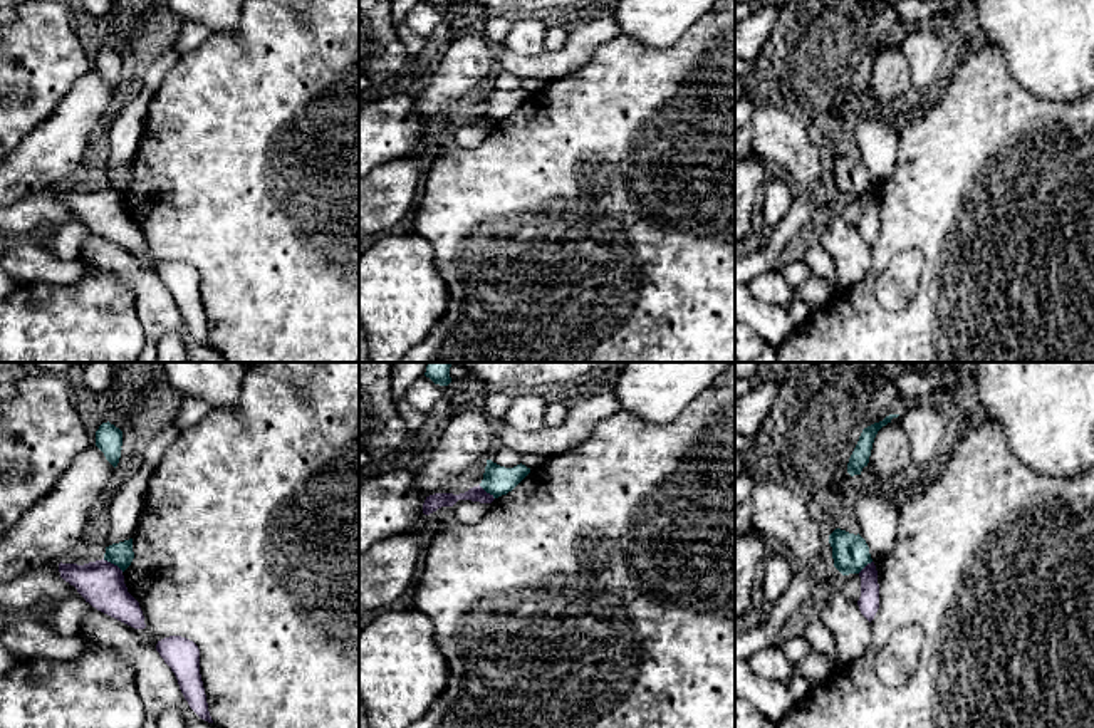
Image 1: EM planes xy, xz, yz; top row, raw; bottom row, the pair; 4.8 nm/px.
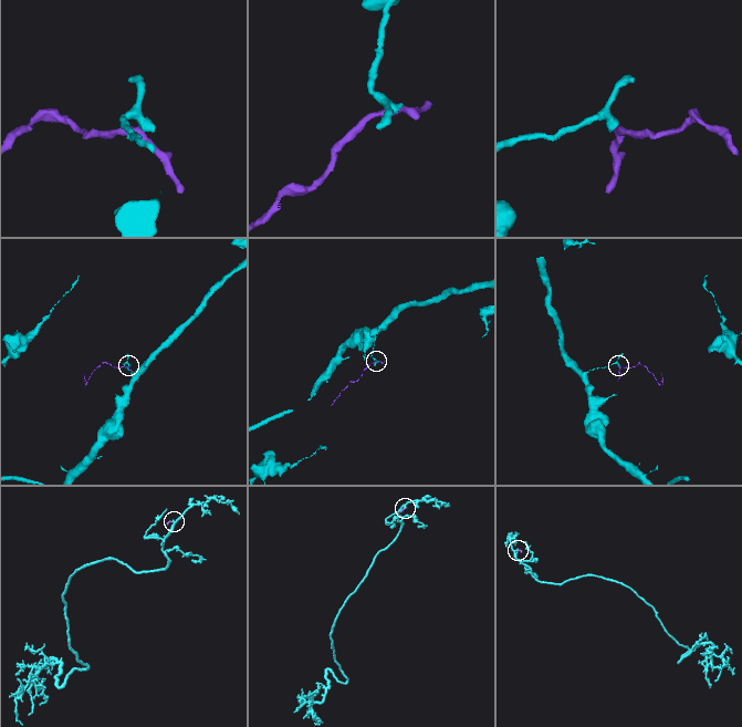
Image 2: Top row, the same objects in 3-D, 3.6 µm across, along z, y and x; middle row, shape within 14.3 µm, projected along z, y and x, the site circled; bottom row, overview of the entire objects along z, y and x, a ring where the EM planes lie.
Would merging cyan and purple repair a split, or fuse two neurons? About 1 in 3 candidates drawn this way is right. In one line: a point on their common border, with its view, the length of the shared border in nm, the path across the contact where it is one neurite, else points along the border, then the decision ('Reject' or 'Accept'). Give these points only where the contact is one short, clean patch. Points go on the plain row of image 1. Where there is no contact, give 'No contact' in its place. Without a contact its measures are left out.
Touches cyan at xy (113, 187). Shared border 120 nm. Boundary: xy (103, 183), (123, 195). Reject

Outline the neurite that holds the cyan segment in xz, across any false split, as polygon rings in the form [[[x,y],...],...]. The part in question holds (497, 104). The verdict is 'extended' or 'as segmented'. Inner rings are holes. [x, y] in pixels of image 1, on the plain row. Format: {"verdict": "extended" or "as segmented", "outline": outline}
{"verdict": "as segmented", "outline": [[[487,84],[480,111],[493,122],[498,122],[512,116],[529,97],[530,92],[522,87],[513,92],[505,92],[493,87],[492,84]]]}

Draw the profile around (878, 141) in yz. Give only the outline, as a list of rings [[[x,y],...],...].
[[[889,111],[864,112],[854,124],[859,159],[866,164],[873,186],[888,179],[899,149],[899,133]]]

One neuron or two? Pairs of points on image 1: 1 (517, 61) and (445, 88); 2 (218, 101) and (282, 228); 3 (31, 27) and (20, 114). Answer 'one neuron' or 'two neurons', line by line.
1: two neurons
2: one neuron
3: one neuron

